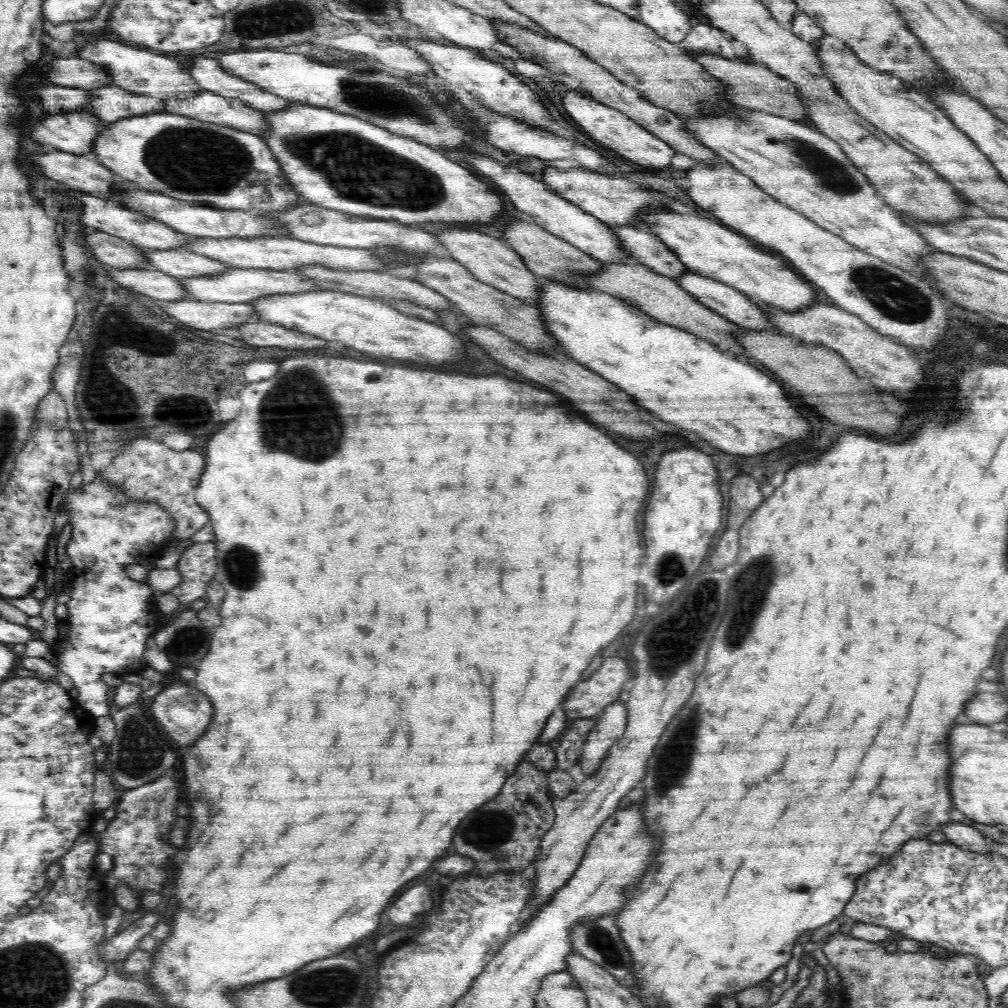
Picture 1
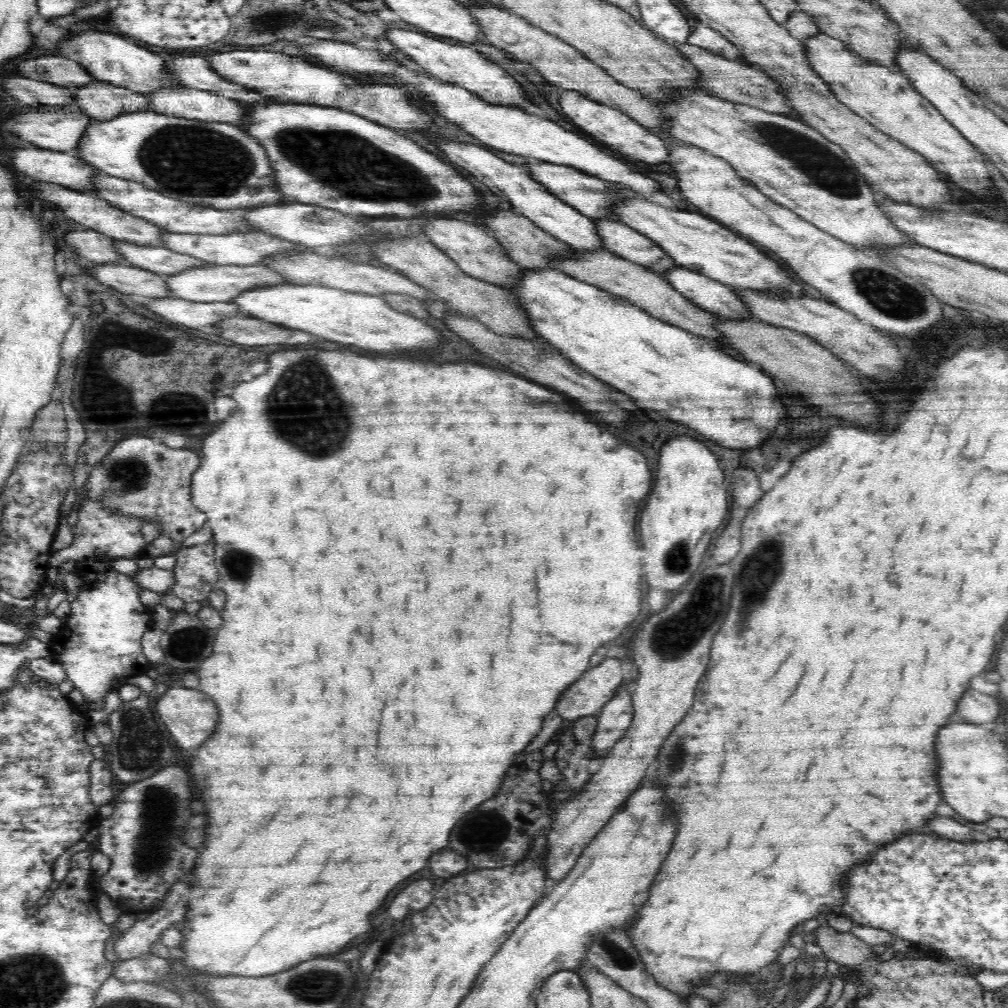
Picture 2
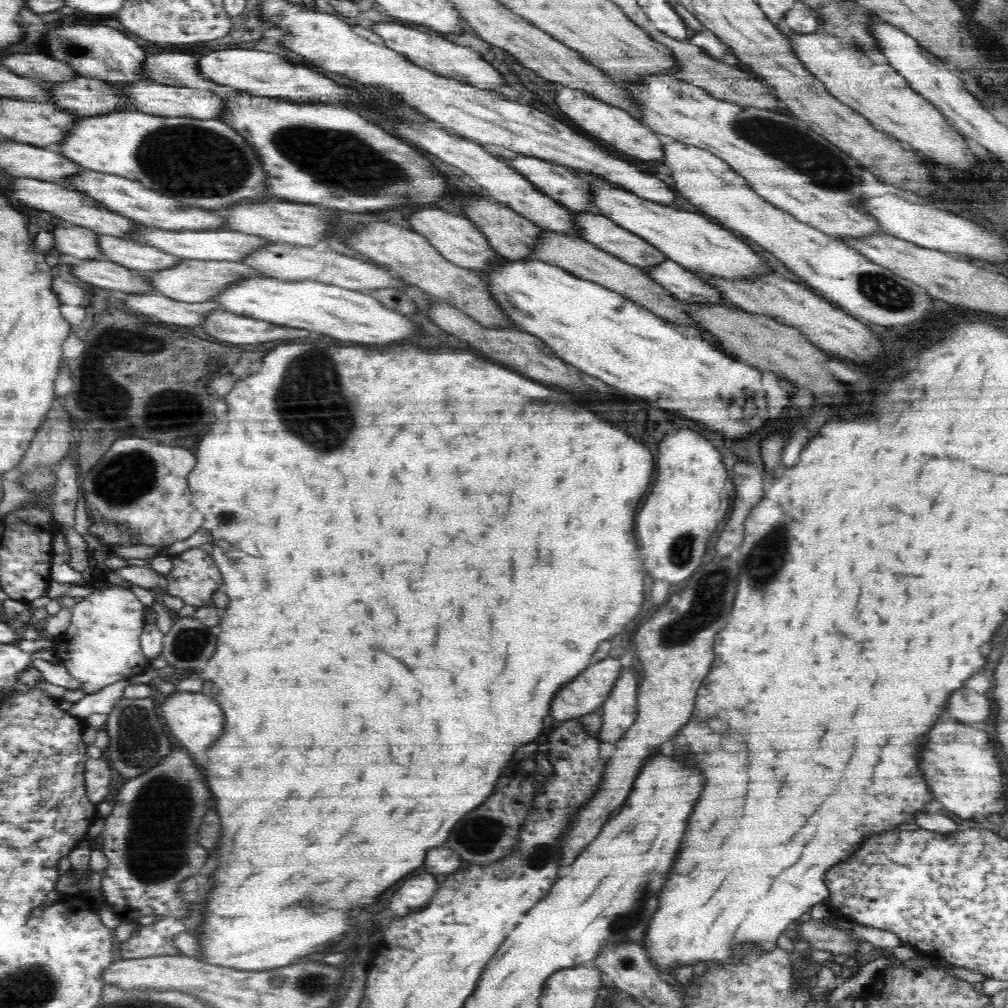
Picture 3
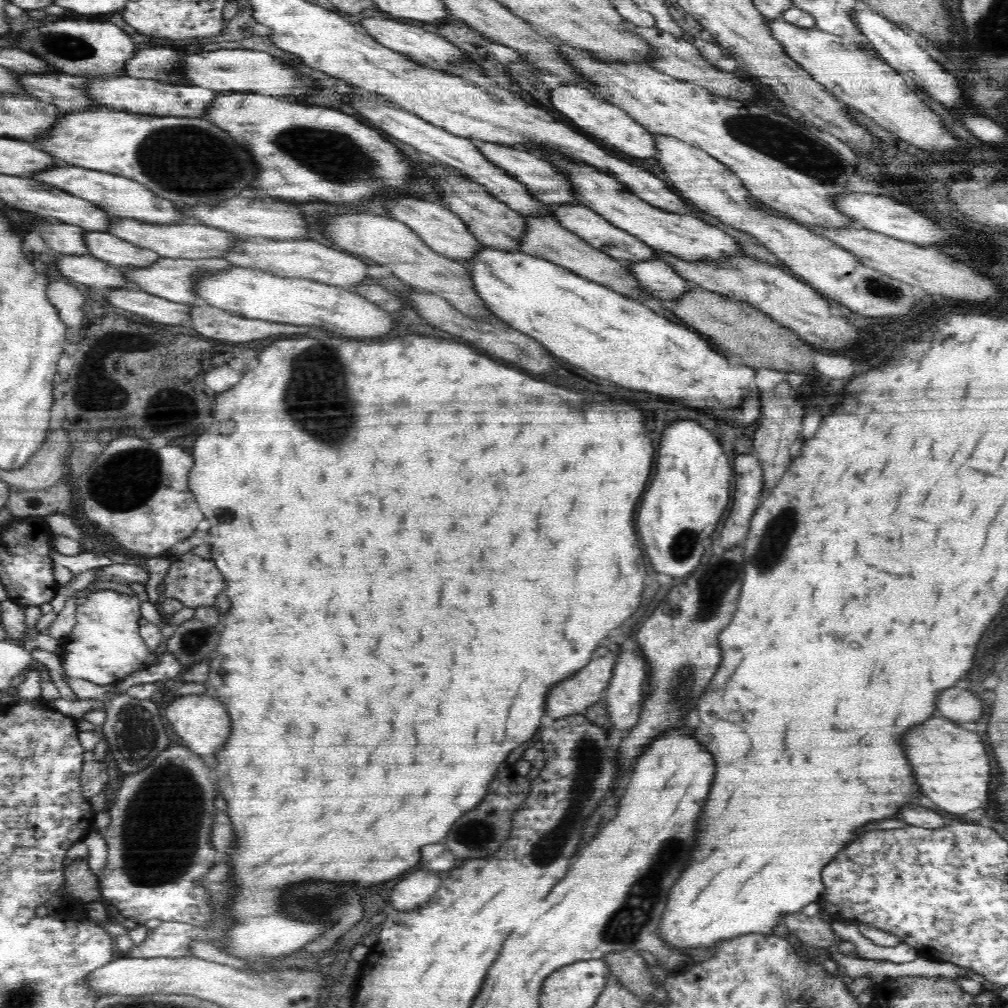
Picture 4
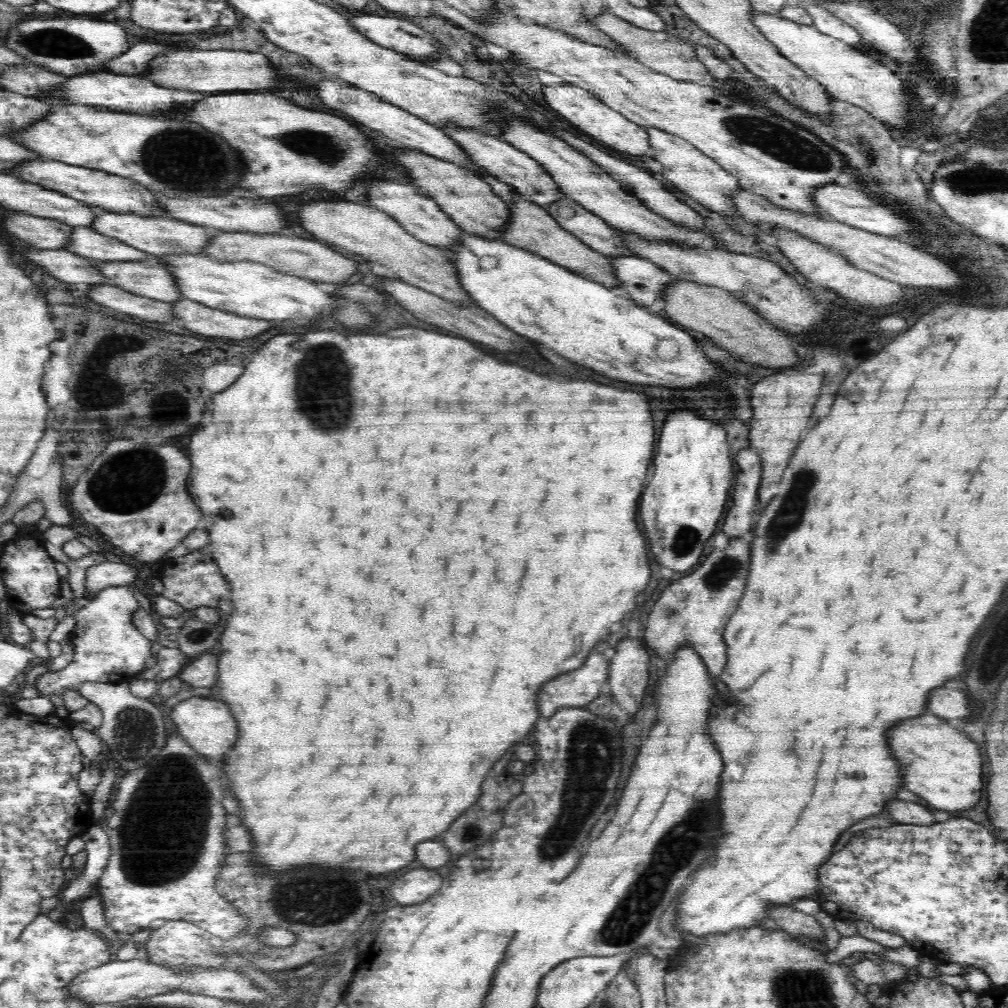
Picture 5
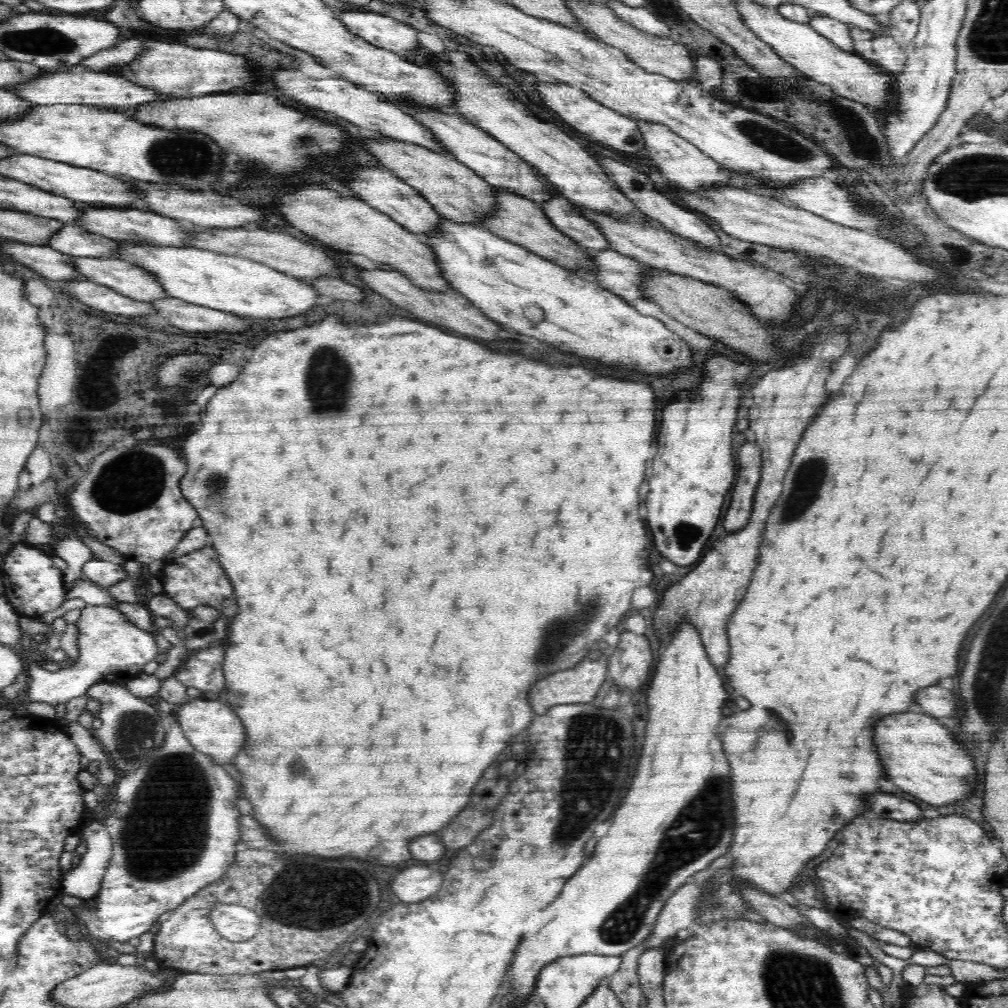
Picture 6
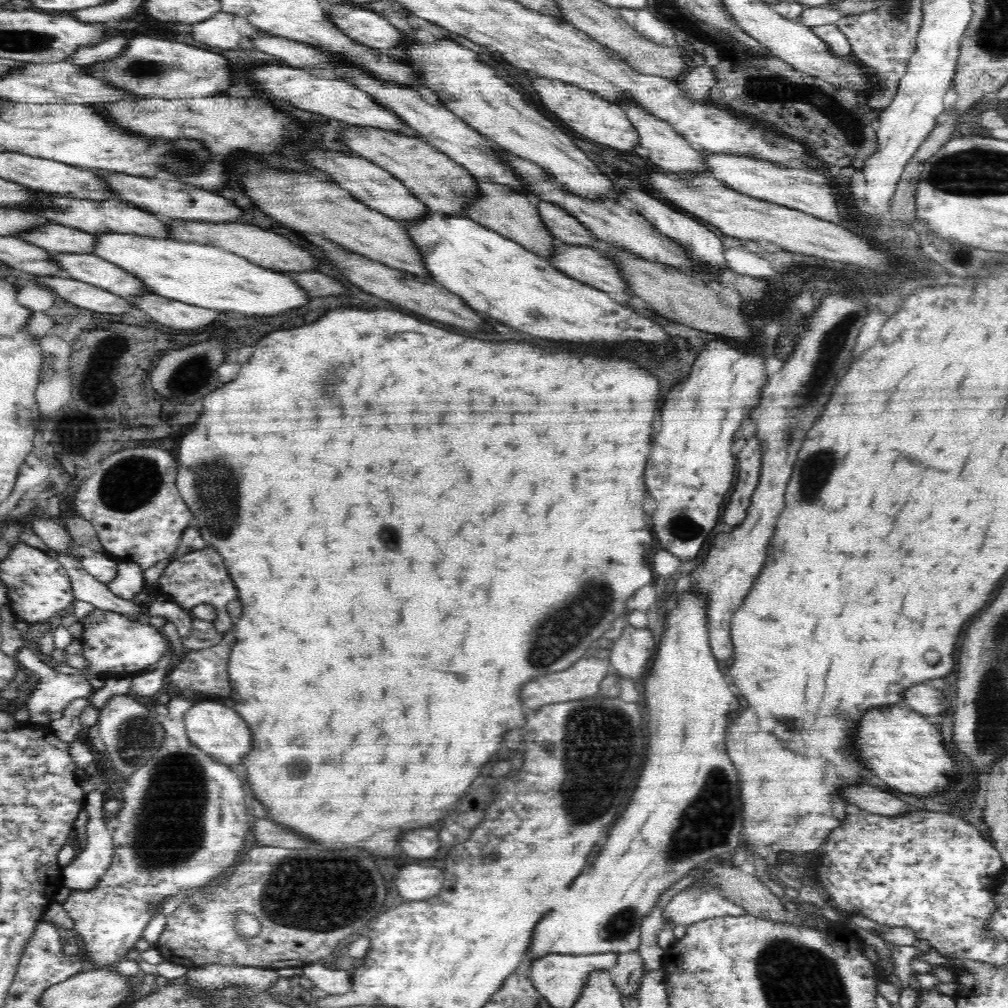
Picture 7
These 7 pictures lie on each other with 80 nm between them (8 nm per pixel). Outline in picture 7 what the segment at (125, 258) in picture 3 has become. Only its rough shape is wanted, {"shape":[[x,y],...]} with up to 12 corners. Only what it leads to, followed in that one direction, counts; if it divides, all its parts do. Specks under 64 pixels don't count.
{"shape":[[58,223],[18,238],[52,253],[91,253],[94,234]]}

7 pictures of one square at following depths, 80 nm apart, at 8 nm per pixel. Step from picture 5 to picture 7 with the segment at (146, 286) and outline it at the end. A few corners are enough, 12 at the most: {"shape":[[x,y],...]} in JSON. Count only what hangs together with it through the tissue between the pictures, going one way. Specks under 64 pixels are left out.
{"shape":[[55,253],[58,277],[124,298],[154,293],[92,253]]}

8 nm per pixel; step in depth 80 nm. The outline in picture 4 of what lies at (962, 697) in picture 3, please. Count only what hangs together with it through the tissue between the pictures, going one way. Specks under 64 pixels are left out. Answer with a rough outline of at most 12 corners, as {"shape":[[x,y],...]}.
{"shape":[[948,688],[940,692],[936,712],[948,720],[980,718],[979,691]]}

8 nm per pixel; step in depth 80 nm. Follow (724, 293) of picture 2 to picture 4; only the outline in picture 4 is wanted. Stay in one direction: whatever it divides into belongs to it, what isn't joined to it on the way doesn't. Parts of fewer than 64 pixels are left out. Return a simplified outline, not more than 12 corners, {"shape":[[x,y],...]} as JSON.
{"shape":[[661,260],[626,262],[641,290],[662,301],[695,288]]}

